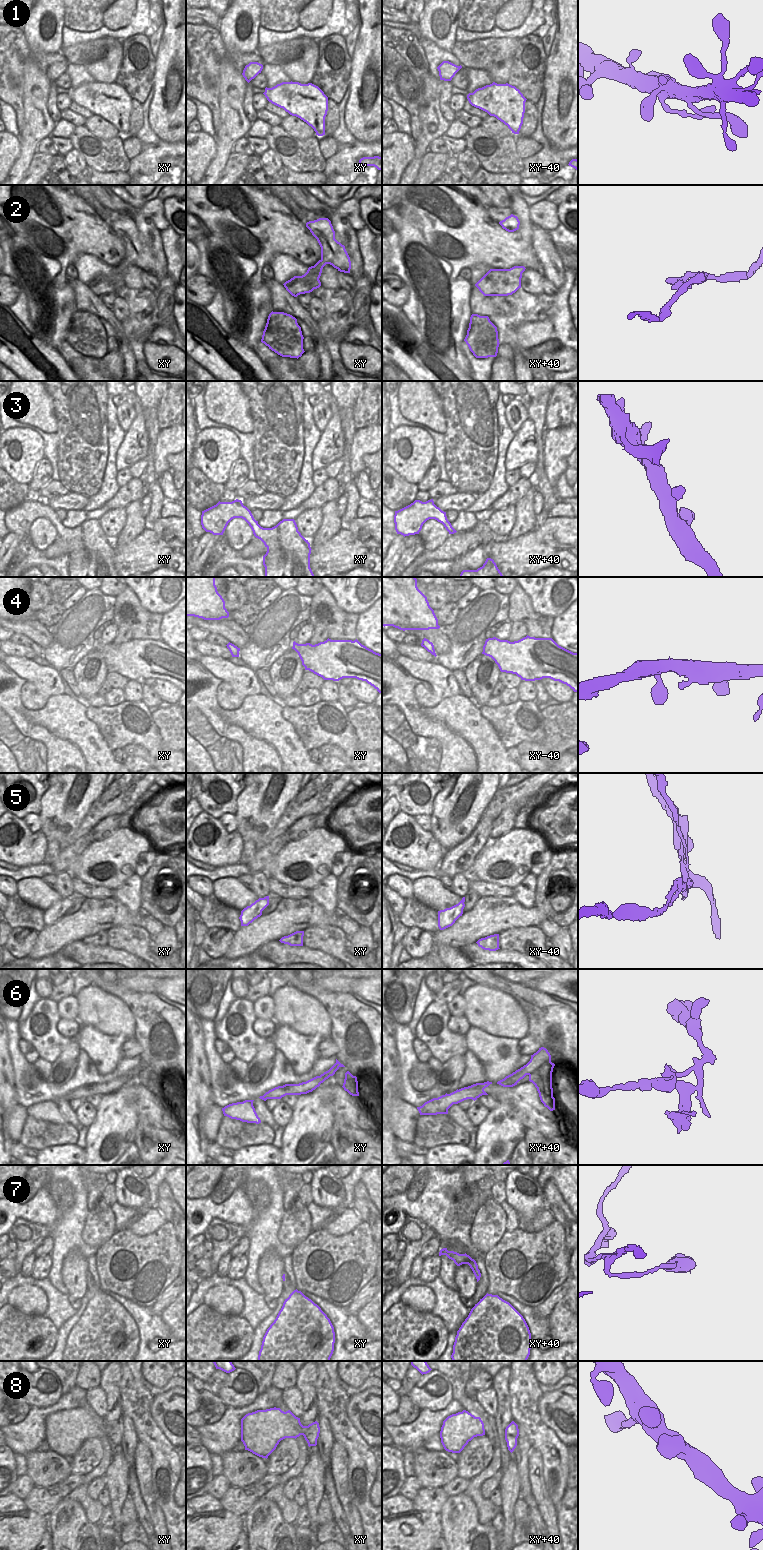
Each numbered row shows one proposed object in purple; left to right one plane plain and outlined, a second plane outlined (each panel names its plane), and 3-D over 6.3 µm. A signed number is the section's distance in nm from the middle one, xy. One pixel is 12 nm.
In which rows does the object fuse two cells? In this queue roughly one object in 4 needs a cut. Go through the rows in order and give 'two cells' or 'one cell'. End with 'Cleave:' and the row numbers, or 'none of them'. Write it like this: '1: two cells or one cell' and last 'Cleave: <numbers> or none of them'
1: one cell
2: one cell
3: one cell
4: one cell
5: two cells
6: one cell
7: one cell
8: one cell
Cleave: 5

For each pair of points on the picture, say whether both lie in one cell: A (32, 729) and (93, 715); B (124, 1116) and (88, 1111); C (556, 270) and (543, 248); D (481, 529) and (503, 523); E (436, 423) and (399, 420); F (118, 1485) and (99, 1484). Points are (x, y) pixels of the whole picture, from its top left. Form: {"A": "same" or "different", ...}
{"A": "different", "B": "different", "C": "same", "D": "different", "E": "different", "F": "different"}

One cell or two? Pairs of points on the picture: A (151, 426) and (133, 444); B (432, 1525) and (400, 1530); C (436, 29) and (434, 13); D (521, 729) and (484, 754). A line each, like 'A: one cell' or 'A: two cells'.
A: two cells
B: one cell
C: one cell
D: two cells

